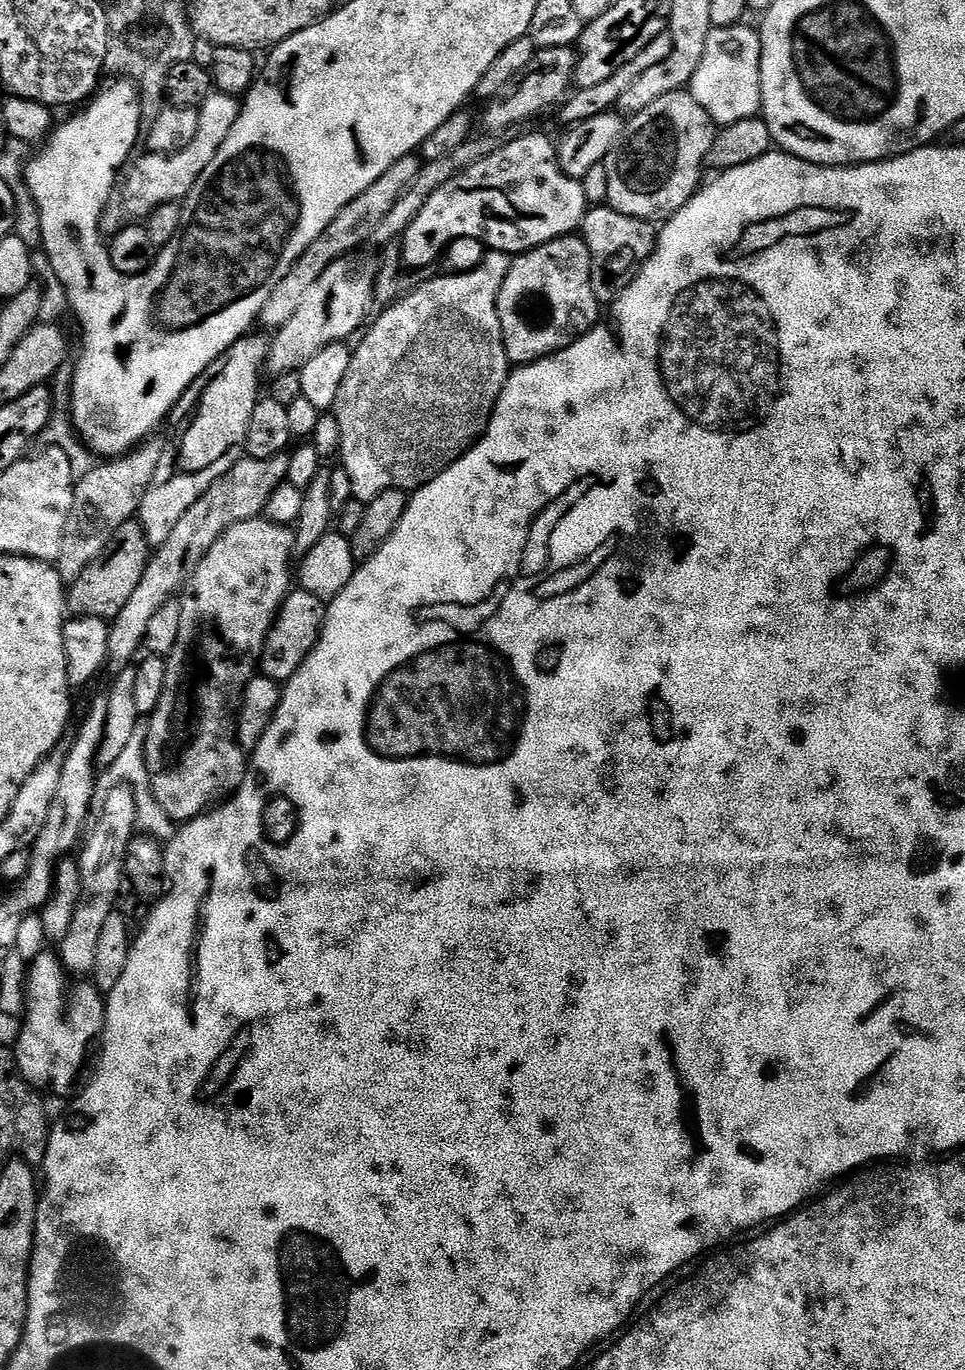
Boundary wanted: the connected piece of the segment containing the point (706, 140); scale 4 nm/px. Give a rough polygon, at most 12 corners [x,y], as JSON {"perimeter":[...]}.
{"perimeter":[[691,91],[625,123],[607,207],[667,222],[701,187],[718,128]]}

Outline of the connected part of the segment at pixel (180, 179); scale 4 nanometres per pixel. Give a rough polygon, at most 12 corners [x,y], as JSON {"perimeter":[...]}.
{"perimeter":[[213,90],[177,152],[137,155],[123,211],[147,218],[183,201],[214,162],[241,101]]}

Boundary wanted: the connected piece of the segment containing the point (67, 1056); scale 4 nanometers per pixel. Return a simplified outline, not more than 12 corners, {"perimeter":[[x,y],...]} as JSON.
{"perimeter":[[55,951],[26,972],[15,1067],[41,1093],[75,1097],[104,1035],[91,982],[68,996]]}

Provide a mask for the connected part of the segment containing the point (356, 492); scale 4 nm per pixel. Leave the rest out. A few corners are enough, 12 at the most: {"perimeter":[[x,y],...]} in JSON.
{"perimeter":[[513,257],[385,307],[334,409],[355,499],[488,429]]}

